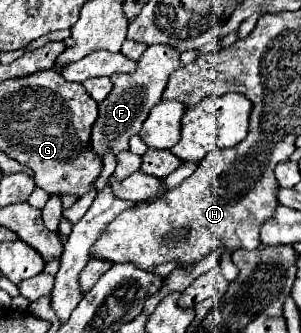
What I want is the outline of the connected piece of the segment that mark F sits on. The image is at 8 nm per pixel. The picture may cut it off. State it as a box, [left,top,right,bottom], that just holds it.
[90,47,182,159]

